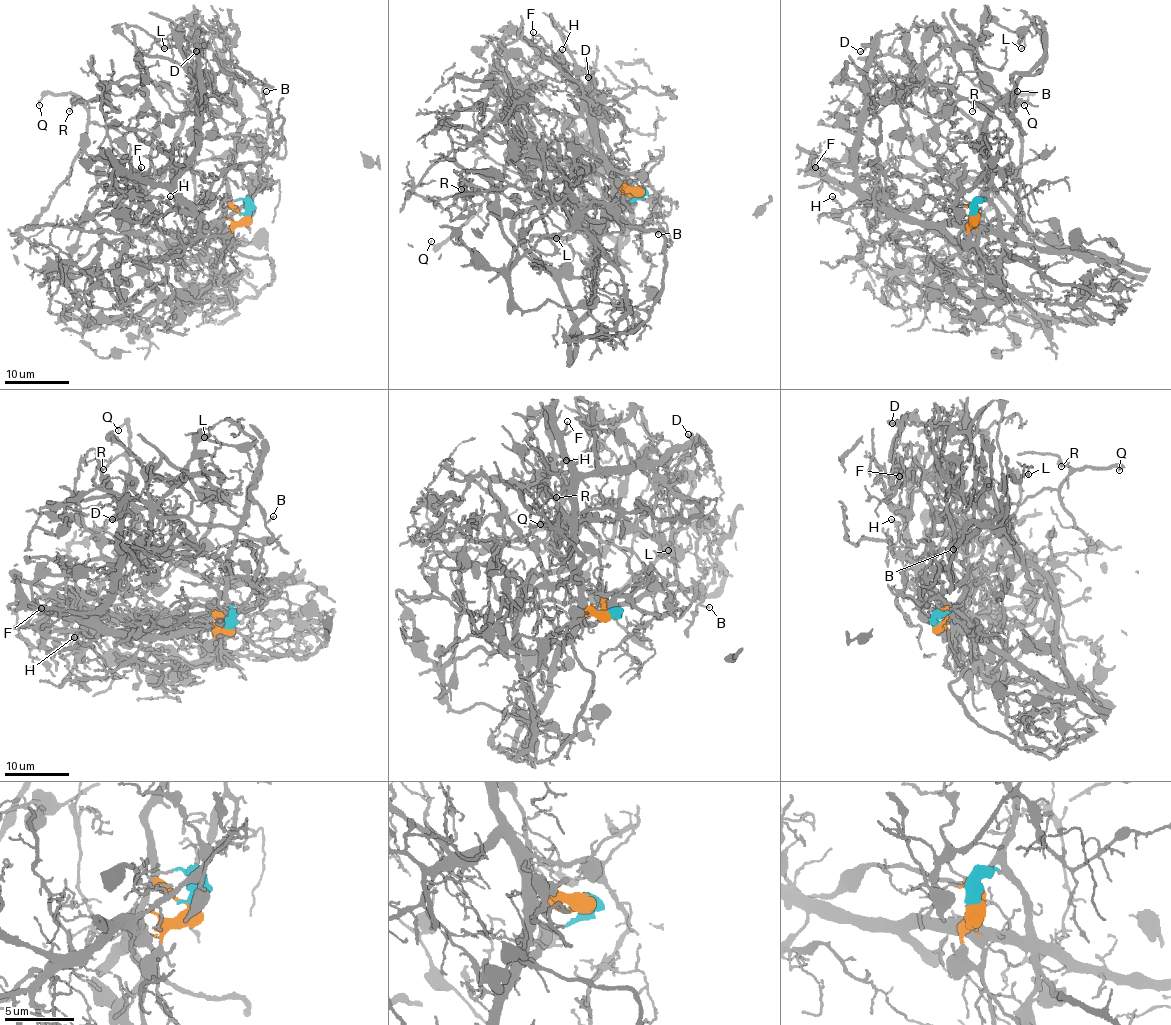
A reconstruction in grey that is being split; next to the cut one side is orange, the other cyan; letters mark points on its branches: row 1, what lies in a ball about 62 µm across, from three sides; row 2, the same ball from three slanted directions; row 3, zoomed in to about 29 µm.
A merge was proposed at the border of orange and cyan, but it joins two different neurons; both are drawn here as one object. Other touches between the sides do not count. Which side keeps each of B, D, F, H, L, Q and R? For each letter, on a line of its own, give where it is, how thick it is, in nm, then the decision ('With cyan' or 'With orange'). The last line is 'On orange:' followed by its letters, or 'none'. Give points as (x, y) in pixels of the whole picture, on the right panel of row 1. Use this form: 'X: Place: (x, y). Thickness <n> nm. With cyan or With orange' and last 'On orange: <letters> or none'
B: Place: (1017, 91). Thickness 130 nm. With cyan
D: Place: (860, 51). Thickness 130 nm. With orange
F: Place: (815, 167). Thickness 140 nm. With orange
H: Place: (832, 196). Thickness 100 nm. With orange
L: Place: (1021, 48). Thickness 110 nm. With cyan
Q: Place: (1024, 105). Thickness 110 nm. With cyan
R: Place: (972, 111). Thickness 140 nm. With cyan
On orange: D, F, H

